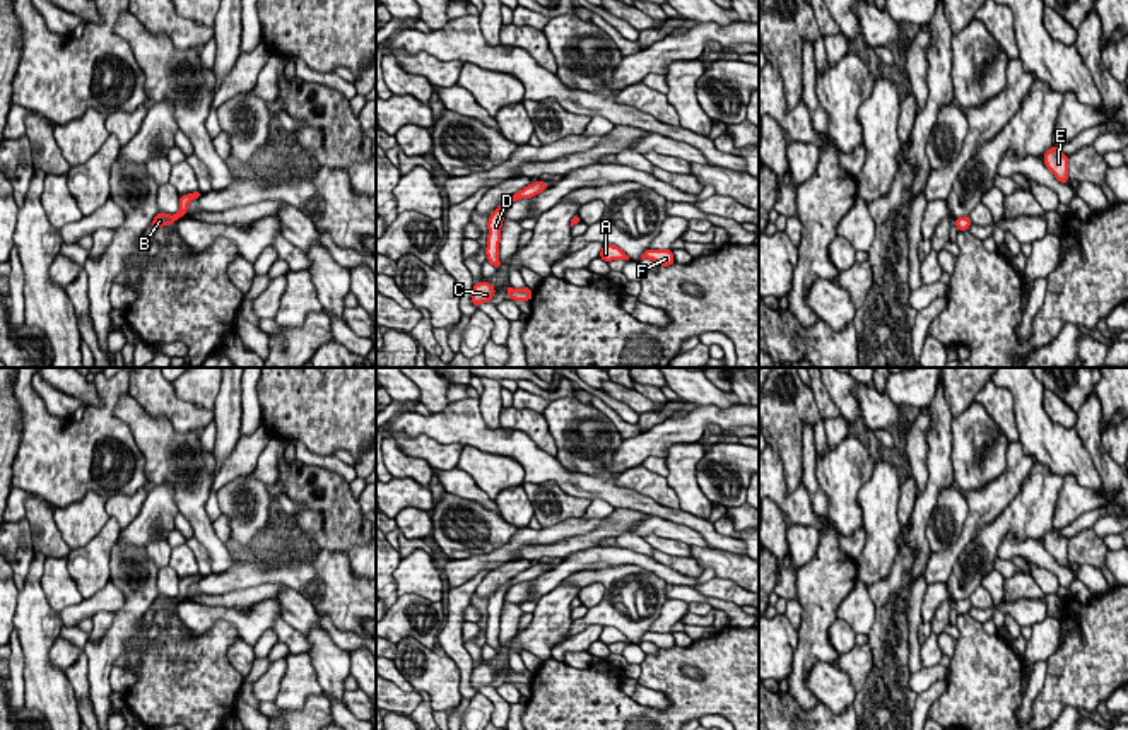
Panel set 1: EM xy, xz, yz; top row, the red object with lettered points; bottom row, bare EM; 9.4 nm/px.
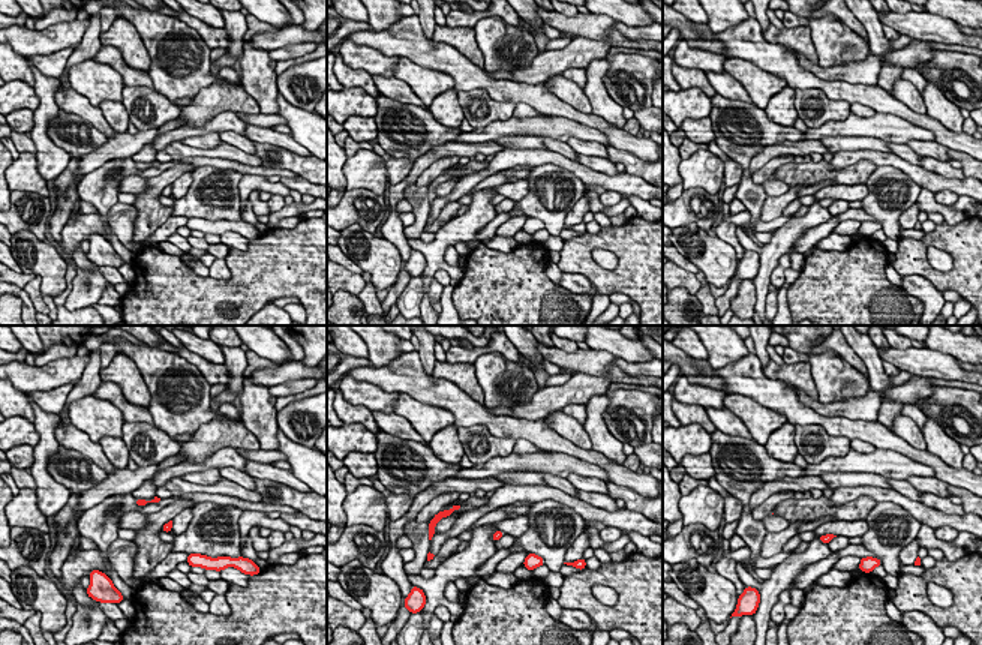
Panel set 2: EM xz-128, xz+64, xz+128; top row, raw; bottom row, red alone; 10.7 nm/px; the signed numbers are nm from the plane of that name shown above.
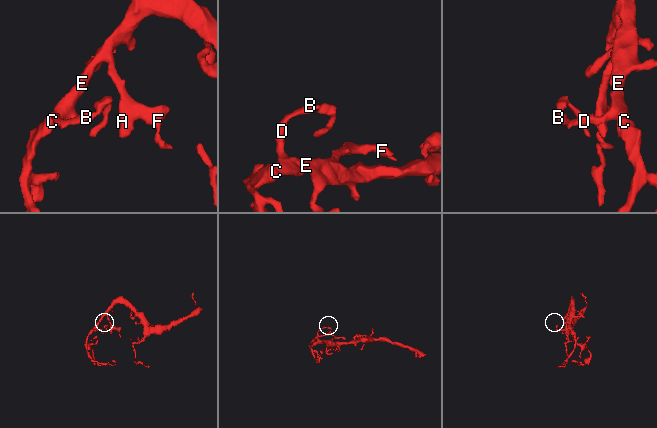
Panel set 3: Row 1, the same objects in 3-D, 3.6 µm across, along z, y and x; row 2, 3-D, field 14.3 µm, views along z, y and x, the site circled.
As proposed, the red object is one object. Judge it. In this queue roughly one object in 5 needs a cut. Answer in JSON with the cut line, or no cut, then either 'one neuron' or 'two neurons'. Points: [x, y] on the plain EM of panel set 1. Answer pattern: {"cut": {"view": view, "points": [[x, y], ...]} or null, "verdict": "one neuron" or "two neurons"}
{"cut": null, "verdict": "one neuron"}

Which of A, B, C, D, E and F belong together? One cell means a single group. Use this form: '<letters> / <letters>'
A B C D E F

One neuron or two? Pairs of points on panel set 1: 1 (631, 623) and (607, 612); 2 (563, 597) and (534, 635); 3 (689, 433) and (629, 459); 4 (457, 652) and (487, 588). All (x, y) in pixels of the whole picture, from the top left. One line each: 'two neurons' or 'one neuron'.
1: one neuron
2: one neuron
3: one neuron
4: two neurons

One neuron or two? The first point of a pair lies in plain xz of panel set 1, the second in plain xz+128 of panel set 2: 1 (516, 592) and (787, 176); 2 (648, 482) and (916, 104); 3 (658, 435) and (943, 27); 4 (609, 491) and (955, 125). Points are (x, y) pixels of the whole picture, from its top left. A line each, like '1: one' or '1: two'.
1: two
2: one
3: two
4: two

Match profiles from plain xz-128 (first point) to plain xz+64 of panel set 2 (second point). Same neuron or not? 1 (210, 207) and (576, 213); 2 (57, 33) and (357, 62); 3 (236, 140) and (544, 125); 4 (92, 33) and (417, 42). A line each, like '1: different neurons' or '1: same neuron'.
1: different neurons
2: different neurons
3: different neurons
4: different neurons

